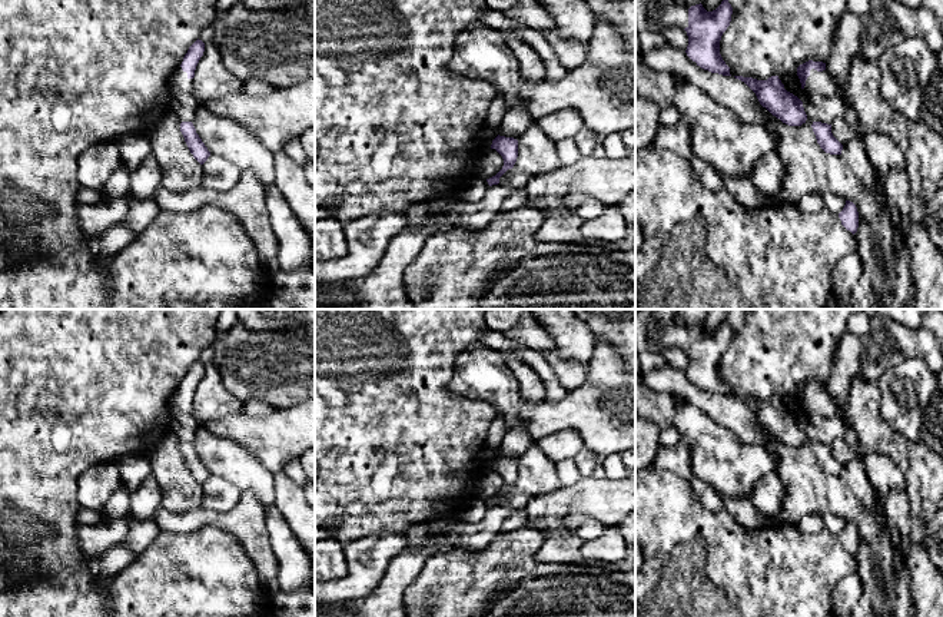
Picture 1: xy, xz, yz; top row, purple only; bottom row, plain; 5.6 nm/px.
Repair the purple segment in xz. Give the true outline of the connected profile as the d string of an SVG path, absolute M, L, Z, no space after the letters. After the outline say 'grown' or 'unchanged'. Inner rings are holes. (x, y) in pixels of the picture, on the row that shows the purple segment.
M497 136L491 149L495 149L504 159L502 169L492 178L487 179L488 185L509 186L512 183L514 165L518 157L518 140L514 137Z; grown

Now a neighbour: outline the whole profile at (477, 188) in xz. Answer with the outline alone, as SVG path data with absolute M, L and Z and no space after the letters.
M474 176L469 183L459 192L458 199L466 202L479 202L487 195L489 185L485 179Z

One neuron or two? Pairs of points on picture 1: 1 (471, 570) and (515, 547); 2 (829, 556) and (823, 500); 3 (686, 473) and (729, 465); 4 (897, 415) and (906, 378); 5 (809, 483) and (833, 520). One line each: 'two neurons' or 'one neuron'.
1: one neuron
2: two neurons
3: two neurons
4: one neuron
5: two neurons

